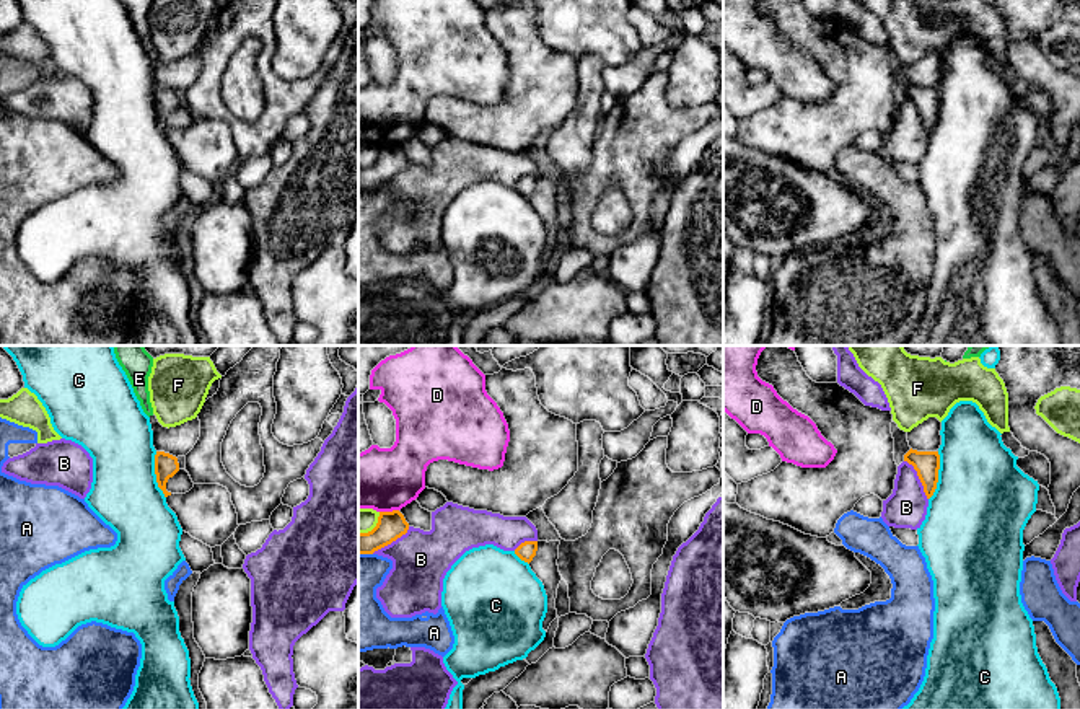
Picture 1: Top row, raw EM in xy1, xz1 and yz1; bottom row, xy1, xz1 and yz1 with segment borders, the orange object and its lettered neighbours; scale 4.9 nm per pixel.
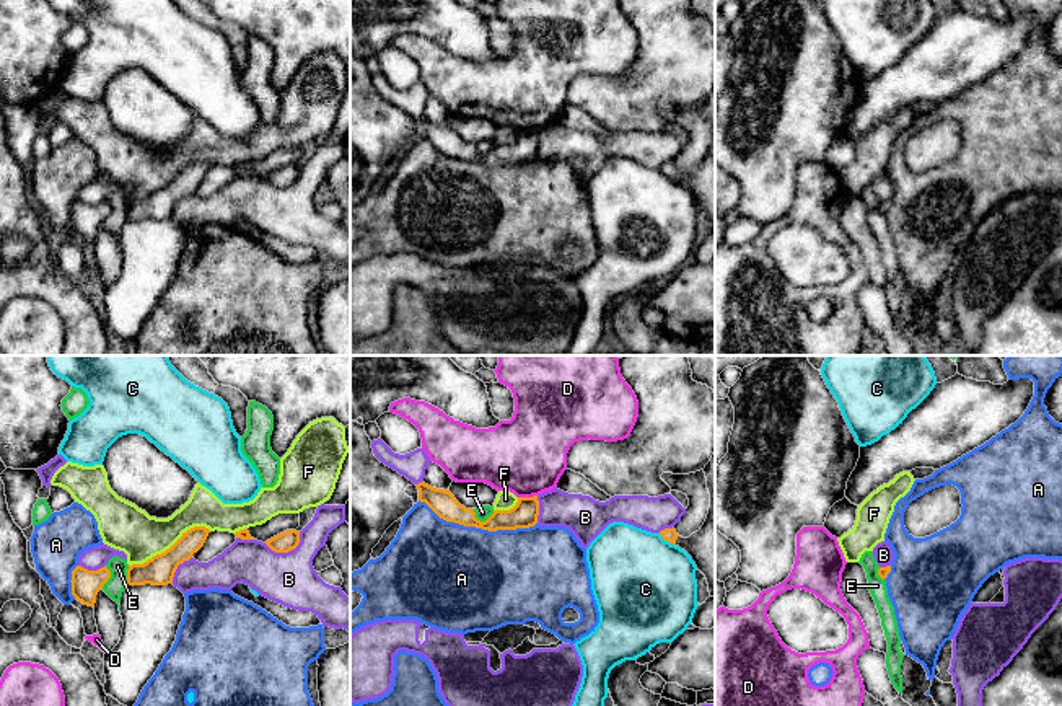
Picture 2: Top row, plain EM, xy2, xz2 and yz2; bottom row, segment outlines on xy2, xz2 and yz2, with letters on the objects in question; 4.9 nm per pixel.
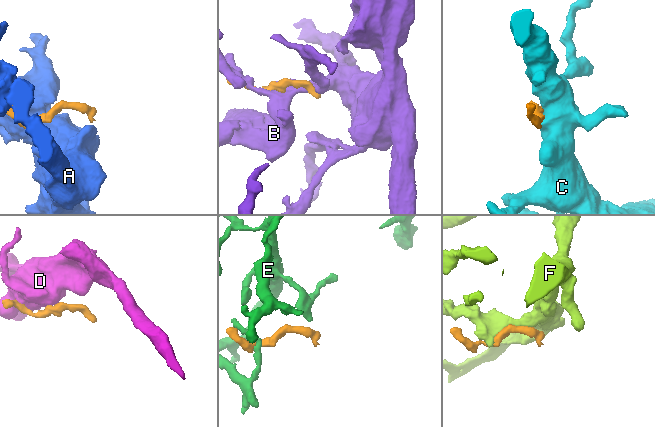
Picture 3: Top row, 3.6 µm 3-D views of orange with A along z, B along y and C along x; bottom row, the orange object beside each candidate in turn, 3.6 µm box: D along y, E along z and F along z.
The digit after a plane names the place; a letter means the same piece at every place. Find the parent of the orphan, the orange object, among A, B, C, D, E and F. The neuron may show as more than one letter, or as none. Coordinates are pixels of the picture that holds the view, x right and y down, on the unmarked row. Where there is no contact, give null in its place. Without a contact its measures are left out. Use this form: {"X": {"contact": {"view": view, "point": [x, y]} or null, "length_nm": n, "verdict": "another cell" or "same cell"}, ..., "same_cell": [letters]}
{"A": {"contact": {"view": "xz2", "point": [478, 162]}, "length_nm": 600, "verdict": "another cell"}, "B": {"contact": {"view": "xy2", "point": [287, 186]}, "length_nm": 190, "verdict": "another cell"}, "C": {"contact": {"view": "yz1", "point": [937, 111]}, "length_nm": 240, "verdict": "another cell"}, "D": {"contact": {"view": "xz1", "point": [388, 147]}, "length_nm": 100, "verdict": "another cell"}, "E": {"contact": {"view": "xz2", "point": [479, 155]}, "length_nm": 110, "verdict": "another cell"}, "F": {"contact": {"view": "xy2", "point": [171, 181]}, "length_nm": 440, "verdict": "another cell"}, "same_cell": []}

